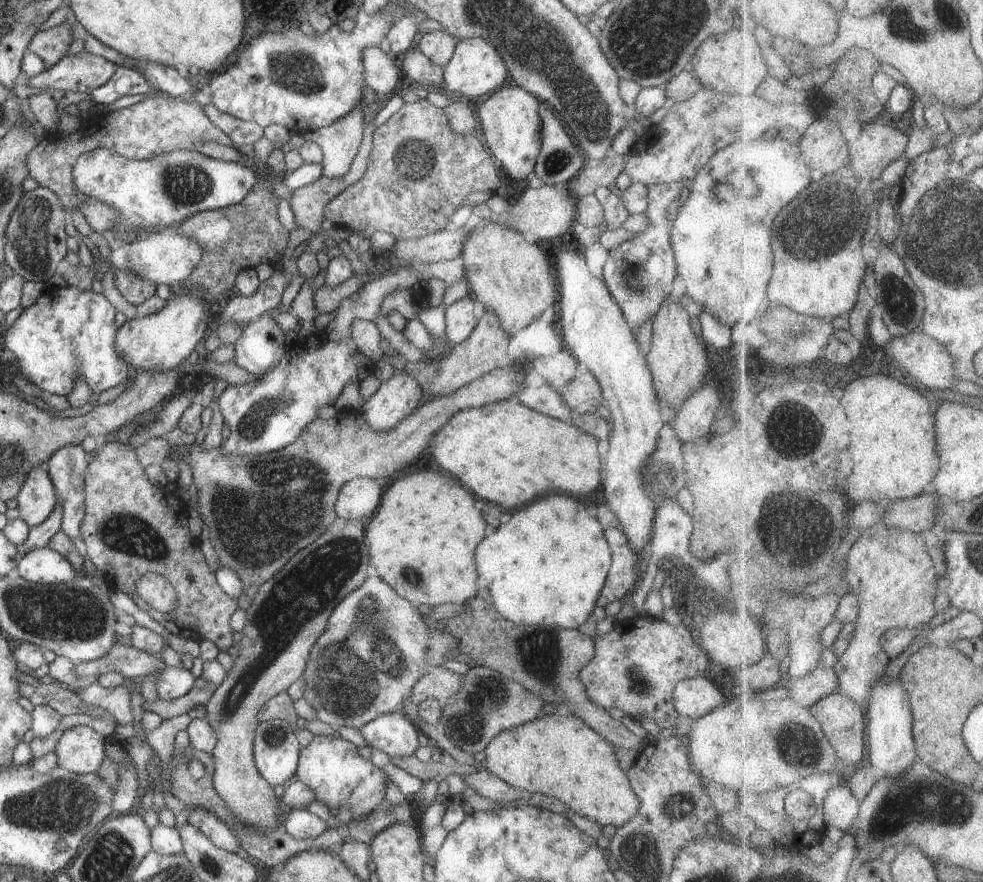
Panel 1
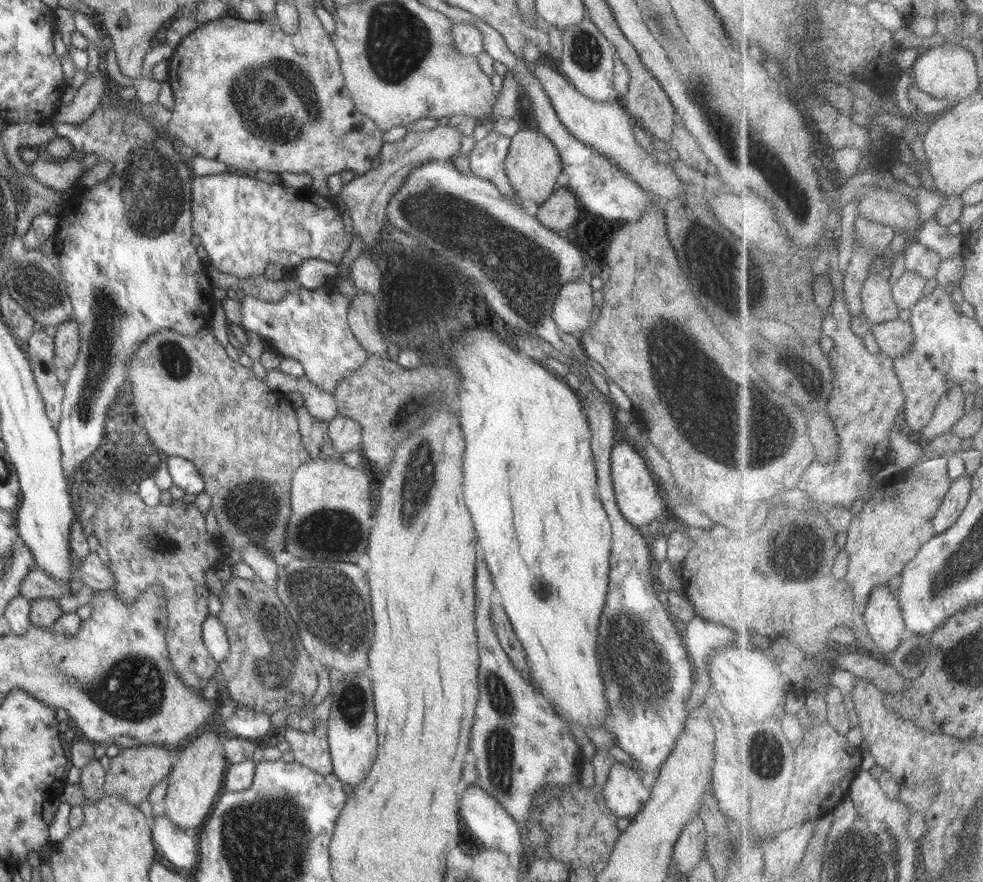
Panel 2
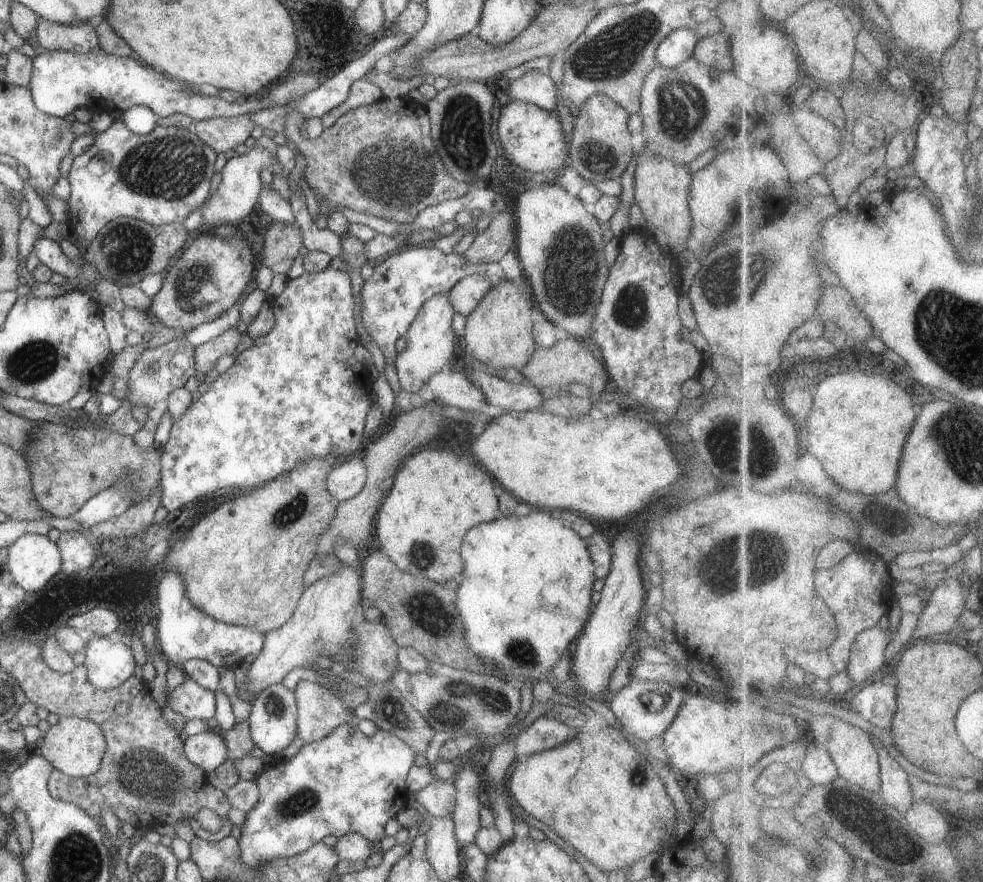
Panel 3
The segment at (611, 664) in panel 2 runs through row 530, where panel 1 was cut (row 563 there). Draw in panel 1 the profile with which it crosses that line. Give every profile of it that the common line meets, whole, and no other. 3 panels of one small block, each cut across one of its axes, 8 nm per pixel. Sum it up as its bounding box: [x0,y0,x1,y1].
[597,527,643,609]

